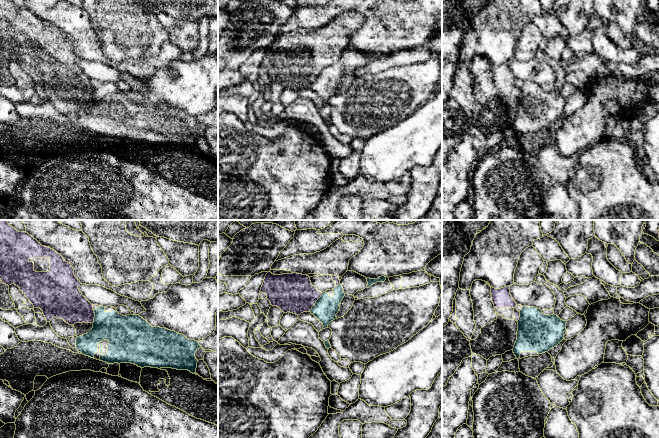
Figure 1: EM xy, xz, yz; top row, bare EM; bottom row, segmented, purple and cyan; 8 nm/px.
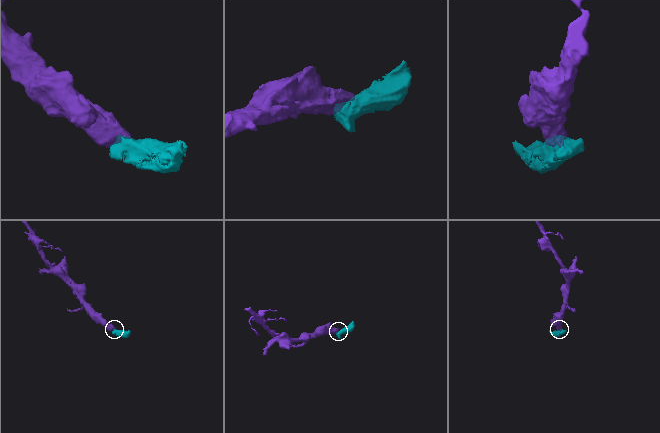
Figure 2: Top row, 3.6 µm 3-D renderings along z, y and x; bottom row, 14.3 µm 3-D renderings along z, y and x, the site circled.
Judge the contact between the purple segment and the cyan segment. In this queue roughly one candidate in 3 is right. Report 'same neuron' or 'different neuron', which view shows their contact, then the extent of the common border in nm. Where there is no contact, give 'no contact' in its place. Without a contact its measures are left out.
different neuron; meets purple in xz; contact 190 nm long

